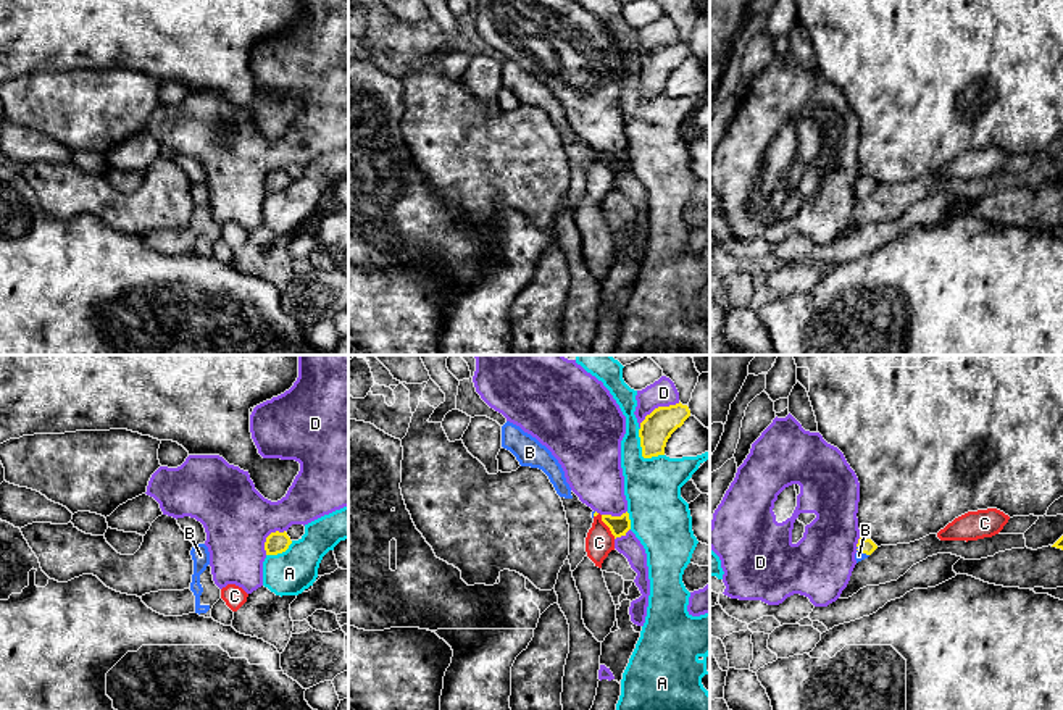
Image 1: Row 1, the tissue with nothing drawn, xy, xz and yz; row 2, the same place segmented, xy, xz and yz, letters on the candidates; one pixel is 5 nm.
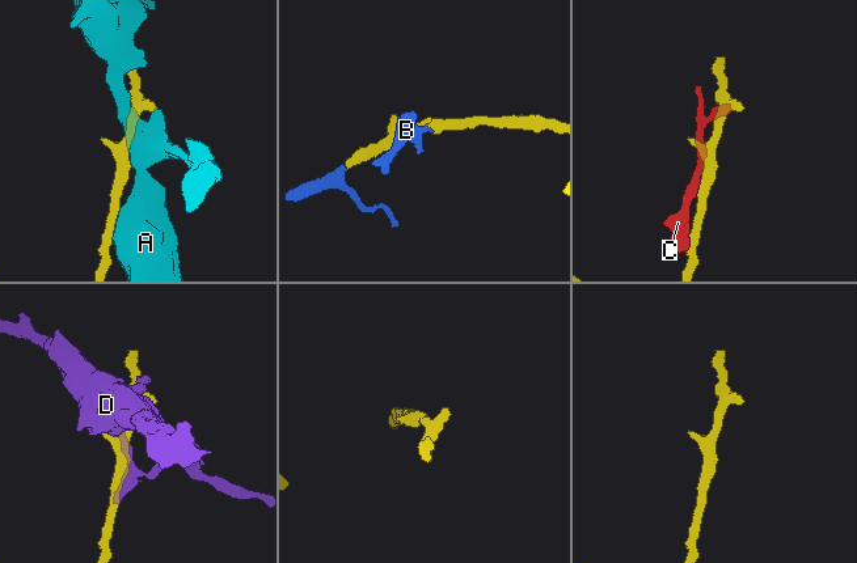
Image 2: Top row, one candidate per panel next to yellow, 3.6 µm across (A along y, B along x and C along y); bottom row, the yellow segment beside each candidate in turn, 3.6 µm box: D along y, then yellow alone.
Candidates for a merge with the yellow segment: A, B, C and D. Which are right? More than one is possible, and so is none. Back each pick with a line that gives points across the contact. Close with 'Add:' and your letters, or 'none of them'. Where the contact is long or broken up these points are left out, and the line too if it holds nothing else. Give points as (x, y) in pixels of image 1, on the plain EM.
Add: B

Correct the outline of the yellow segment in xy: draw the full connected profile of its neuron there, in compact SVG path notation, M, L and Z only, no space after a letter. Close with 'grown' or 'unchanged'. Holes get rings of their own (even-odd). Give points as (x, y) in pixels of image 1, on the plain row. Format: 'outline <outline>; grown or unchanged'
outline M279 169L271 171L265 181L266 194L282 192L289 187L290 182L292 182L292 179L286 169L284 171L279 171Z; unchanged

